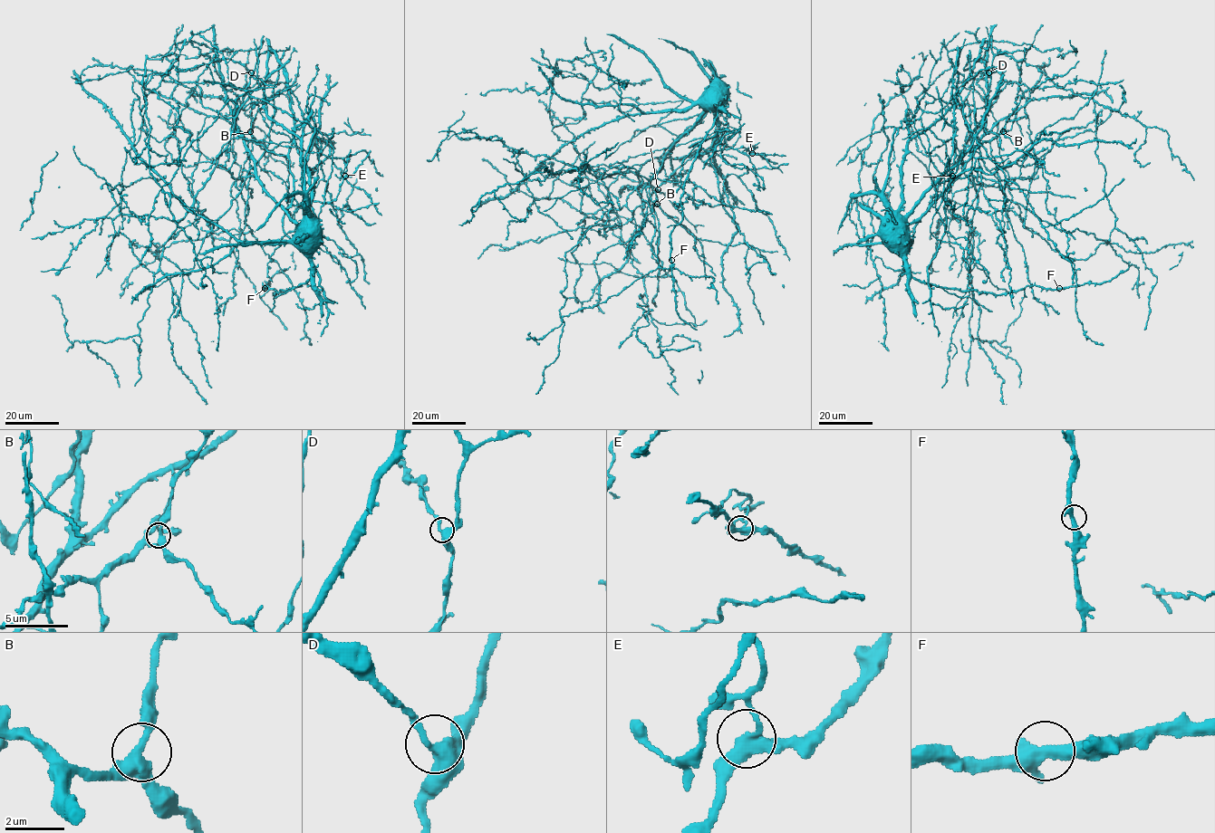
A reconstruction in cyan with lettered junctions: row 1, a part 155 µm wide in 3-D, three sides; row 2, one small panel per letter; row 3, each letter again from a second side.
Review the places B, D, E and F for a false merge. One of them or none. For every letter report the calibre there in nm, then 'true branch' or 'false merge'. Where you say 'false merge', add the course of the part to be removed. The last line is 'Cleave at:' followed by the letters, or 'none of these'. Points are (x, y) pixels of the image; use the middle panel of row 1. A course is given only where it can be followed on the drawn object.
B: calibre 340 nm; true branch
D: calibre 360 nm; true branch
E: calibre 360 nm; false merge
F: calibre 360 nm; true branch
Cleave at: E

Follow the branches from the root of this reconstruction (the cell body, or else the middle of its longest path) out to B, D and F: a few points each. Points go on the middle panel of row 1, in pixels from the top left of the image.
B: (717, 92), (720, 100), (715, 106), (718, 143), (707, 153), (689, 159), (656, 188), (650, 199), (657, 204)
D: (717, 92), (697, 122), (670, 148), (661, 167), (641, 186), (658, 189)
F: (717, 92), (722, 107), (718, 107), (714, 125), (684, 181), (681, 220), (670, 234), (671, 260)

